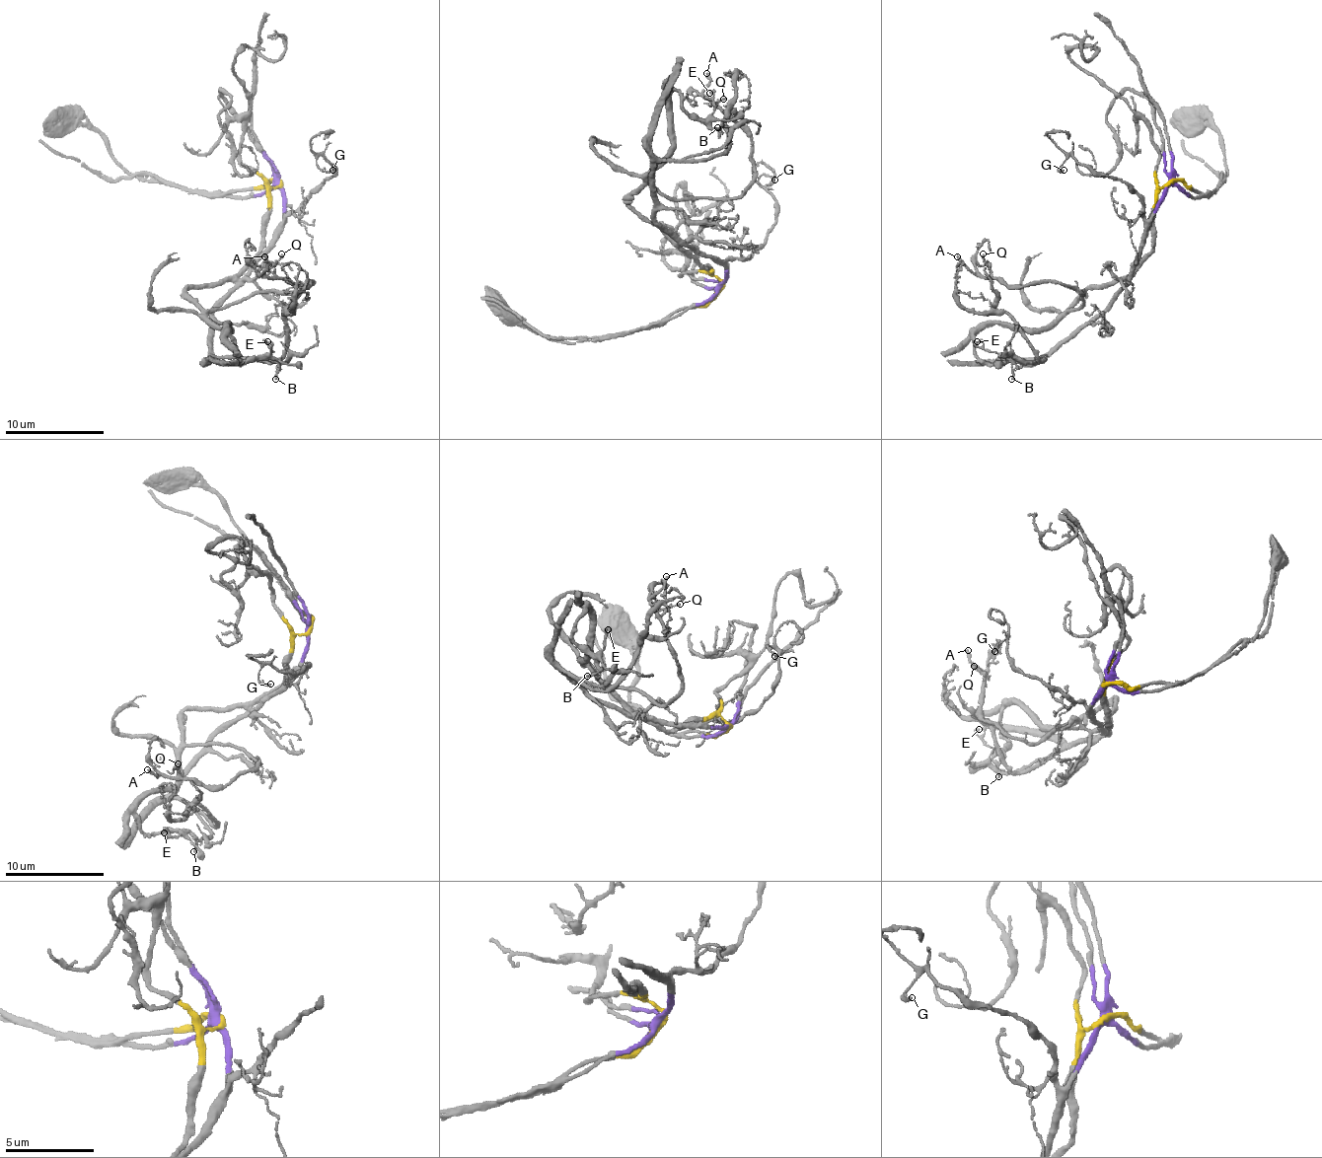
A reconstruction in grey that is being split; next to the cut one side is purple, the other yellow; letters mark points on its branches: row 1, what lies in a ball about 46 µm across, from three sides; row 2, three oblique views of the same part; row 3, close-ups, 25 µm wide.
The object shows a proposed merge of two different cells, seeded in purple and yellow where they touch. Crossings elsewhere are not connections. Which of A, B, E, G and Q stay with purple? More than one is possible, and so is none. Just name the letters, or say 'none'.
G

